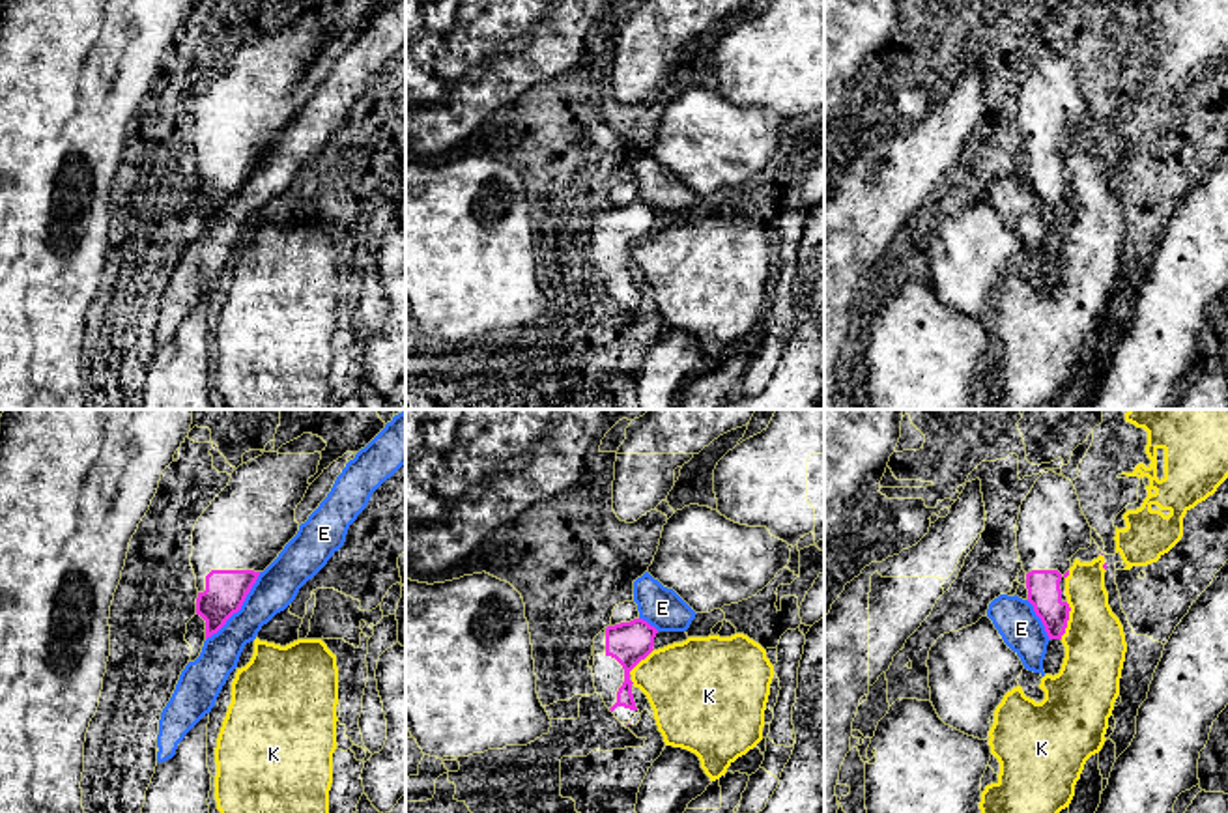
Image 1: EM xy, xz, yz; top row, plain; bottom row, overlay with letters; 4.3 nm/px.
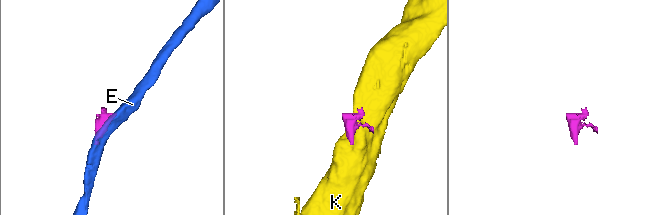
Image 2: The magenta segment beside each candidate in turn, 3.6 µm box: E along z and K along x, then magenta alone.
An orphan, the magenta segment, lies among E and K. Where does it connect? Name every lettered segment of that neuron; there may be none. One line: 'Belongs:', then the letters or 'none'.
Belongs: none

